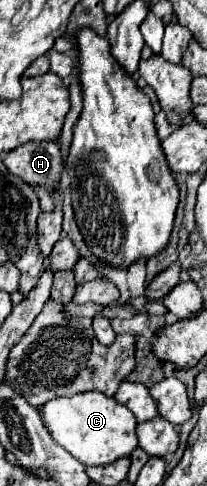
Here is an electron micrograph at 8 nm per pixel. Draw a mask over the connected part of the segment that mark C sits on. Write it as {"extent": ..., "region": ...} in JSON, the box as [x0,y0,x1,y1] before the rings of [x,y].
{"extent":[41,391,139,465],"region":[[[99,391],[57,397],[43,407],[41,419],[53,439],[83,465],[111,465],[117,459],[131,457],[131,453],[139,447],[135,415],[125,405]]]}

